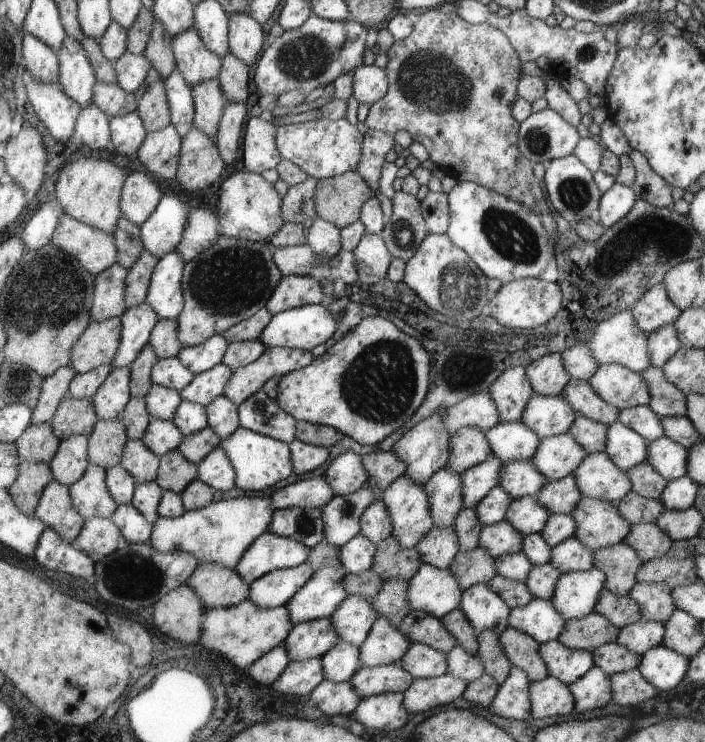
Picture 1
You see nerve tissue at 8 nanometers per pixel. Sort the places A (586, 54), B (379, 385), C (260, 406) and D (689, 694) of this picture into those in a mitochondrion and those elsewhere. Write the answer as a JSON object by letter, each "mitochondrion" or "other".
{"A":"mitochondrion","B":"mitochondrion","C":"other","D":"other"}

